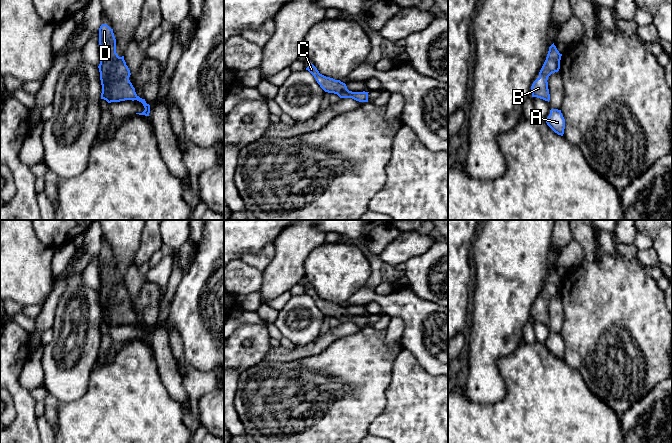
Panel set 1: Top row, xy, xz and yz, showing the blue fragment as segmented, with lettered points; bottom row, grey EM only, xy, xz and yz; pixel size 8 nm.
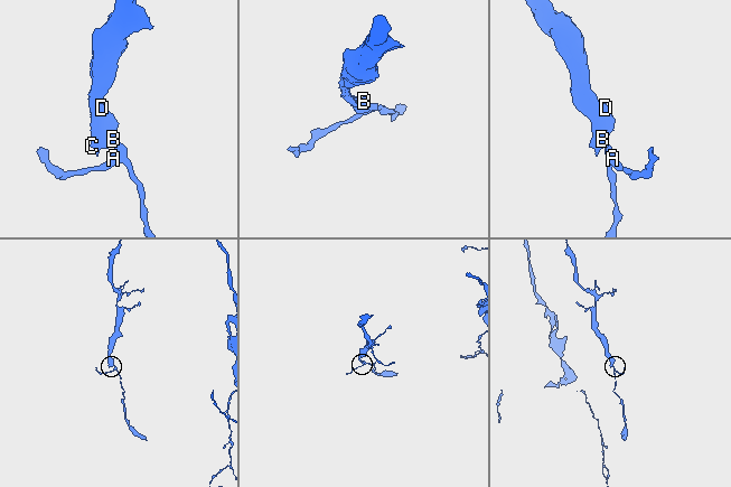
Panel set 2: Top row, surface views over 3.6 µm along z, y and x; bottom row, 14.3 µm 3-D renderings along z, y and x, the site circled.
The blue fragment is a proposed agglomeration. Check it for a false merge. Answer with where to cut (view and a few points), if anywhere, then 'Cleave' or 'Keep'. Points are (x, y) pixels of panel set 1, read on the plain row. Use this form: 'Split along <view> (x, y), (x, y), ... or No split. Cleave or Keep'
No split. Keep

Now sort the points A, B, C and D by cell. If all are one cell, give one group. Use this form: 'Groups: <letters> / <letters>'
Groups: A B C D

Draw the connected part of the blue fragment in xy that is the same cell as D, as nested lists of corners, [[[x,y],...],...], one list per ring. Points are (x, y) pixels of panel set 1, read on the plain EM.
[[[102,248],[99,252],[99,269],[100,269],[100,304],[102,309],[101,323],[108,327],[120,326],[125,324],[137,324],[145,332],[139,339],[149,340],[150,329],[145,323],[140,322],[129,304],[131,299],[124,280],[119,281],[116,277],[116,263],[107,248]]]

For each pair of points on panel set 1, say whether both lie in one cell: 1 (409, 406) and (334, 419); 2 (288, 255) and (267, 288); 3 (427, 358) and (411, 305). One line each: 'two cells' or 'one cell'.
1: two cells
2: one cell
3: one cell

